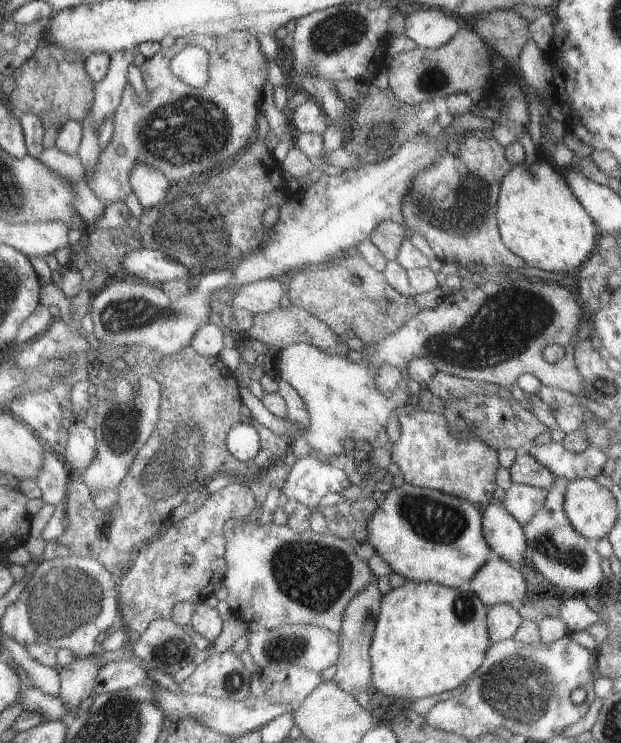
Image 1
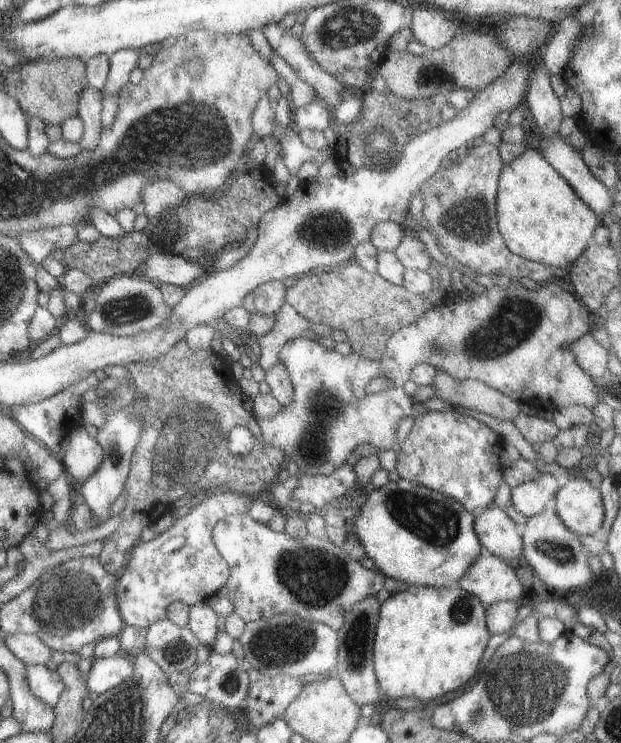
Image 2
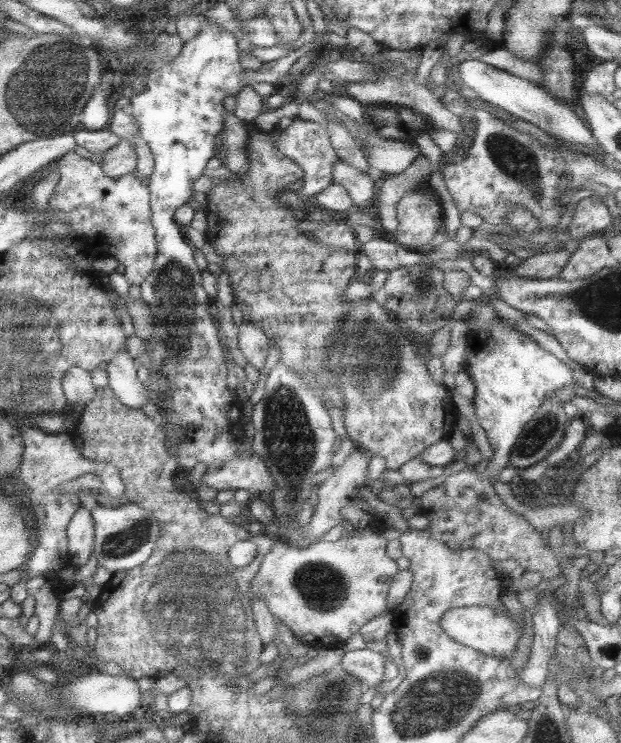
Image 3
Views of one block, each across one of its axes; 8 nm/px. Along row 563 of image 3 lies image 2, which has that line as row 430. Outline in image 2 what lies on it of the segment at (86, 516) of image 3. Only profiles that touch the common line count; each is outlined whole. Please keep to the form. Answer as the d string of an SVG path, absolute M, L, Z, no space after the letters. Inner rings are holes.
M83 425L75 428L68 436L69 444L58 455L72 486L78 487L81 481L94 473L103 459L103 450L87 434Z

